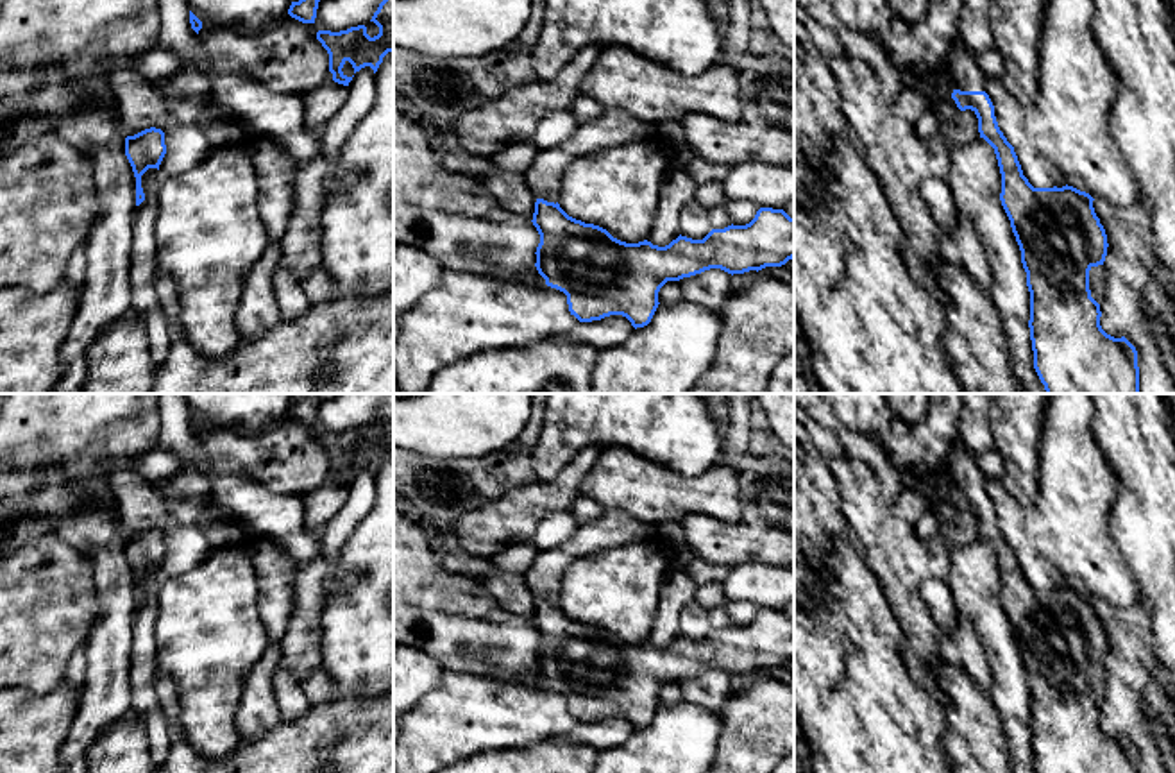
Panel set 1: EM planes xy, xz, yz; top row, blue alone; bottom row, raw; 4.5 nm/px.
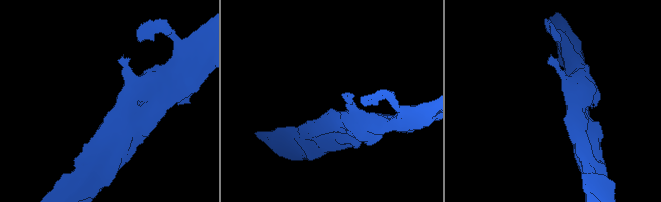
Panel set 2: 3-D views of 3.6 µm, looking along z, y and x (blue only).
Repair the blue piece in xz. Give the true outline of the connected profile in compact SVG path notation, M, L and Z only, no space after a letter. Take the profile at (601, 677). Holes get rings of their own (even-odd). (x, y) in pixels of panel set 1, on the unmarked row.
M537 599L531 623L540 635L535 667L547 687L567 696L579 723L622 716L635 730L644 728L667 682L710 669L758 673L794 658L794 619L773 608L760 608L746 626L712 630L703 641L680 635L665 648L621 642L544 599Z

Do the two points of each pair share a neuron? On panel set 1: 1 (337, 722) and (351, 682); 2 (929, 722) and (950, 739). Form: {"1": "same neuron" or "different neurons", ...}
{"1": "different neurons", "2": "different neurons"}

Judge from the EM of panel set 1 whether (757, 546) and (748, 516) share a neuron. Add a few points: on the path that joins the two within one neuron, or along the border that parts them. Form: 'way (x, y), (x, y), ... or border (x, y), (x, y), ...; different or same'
way (757, 539), (755, 523); same

